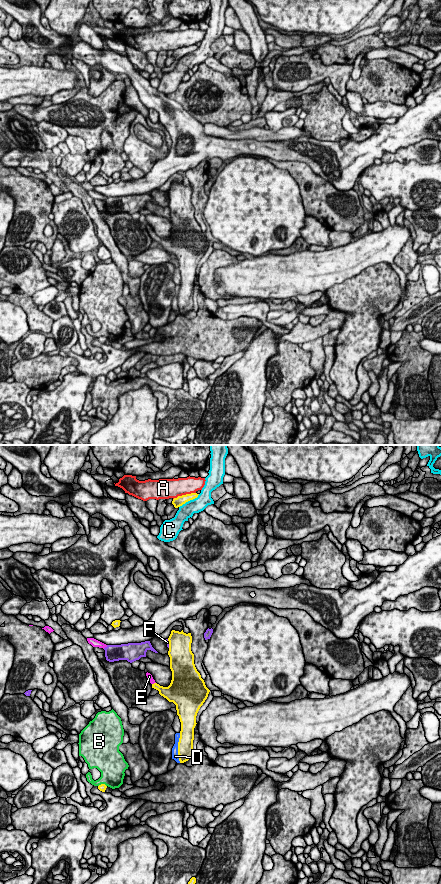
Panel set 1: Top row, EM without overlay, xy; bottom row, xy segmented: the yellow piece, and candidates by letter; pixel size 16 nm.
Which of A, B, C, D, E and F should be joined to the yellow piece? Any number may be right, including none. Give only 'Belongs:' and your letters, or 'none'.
Belongs: E

